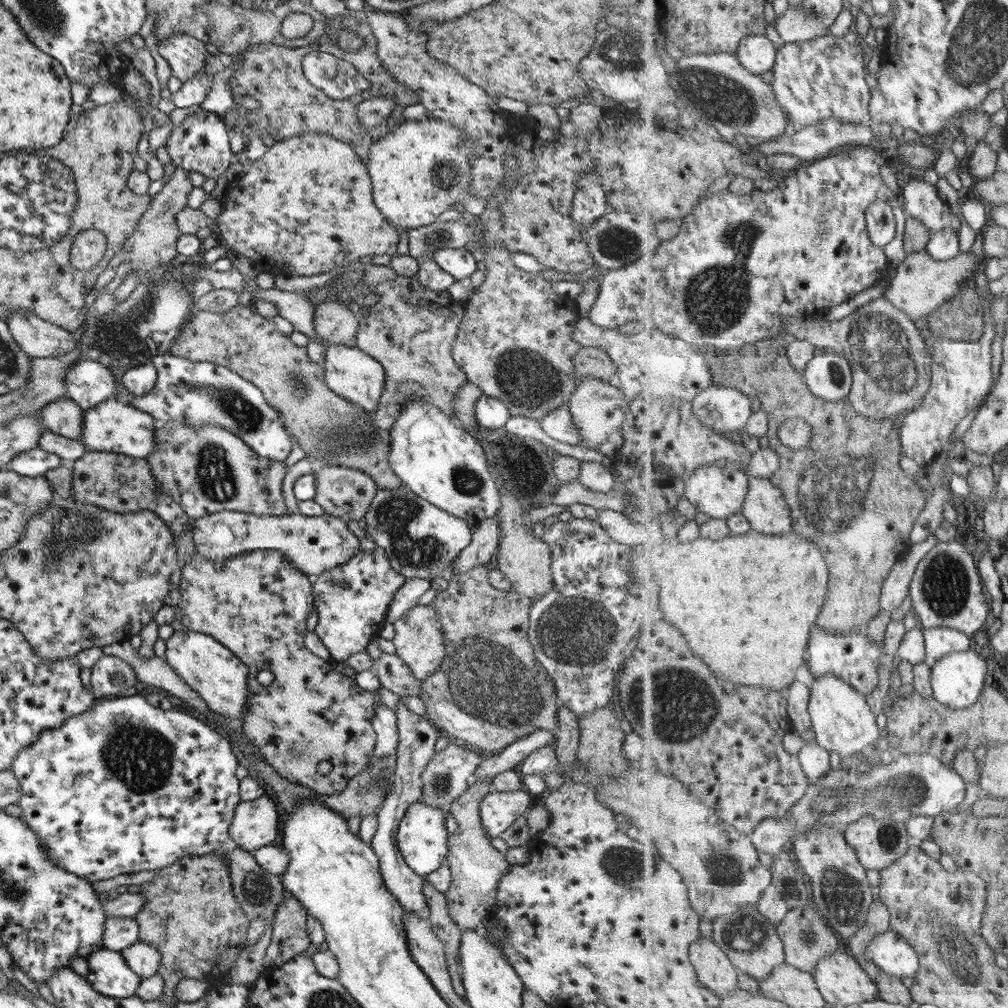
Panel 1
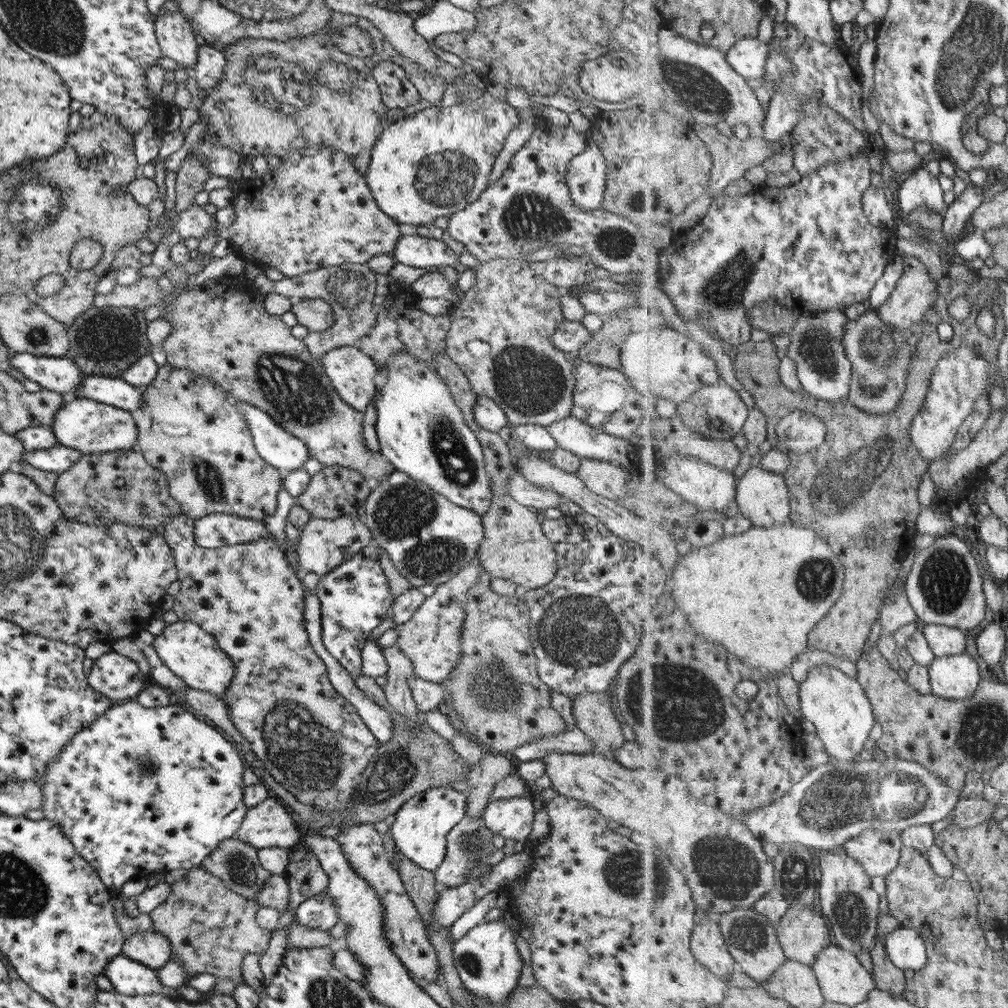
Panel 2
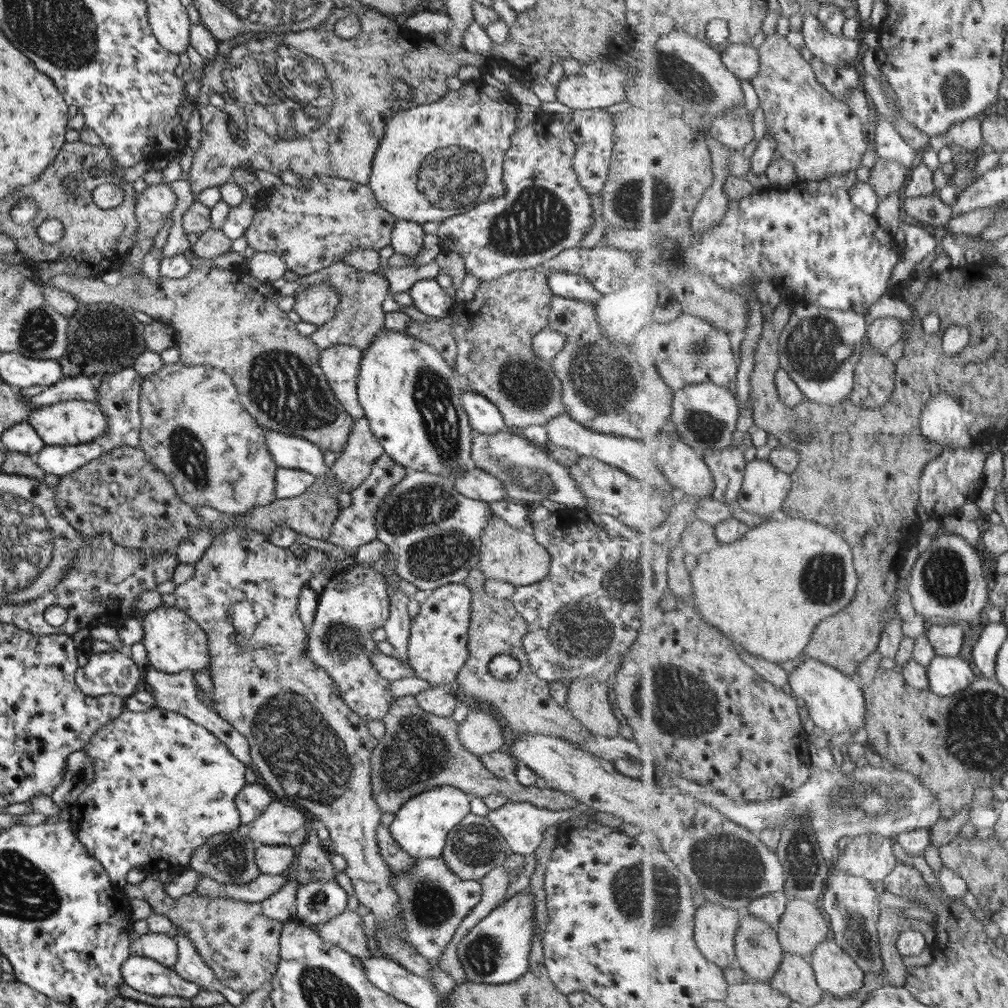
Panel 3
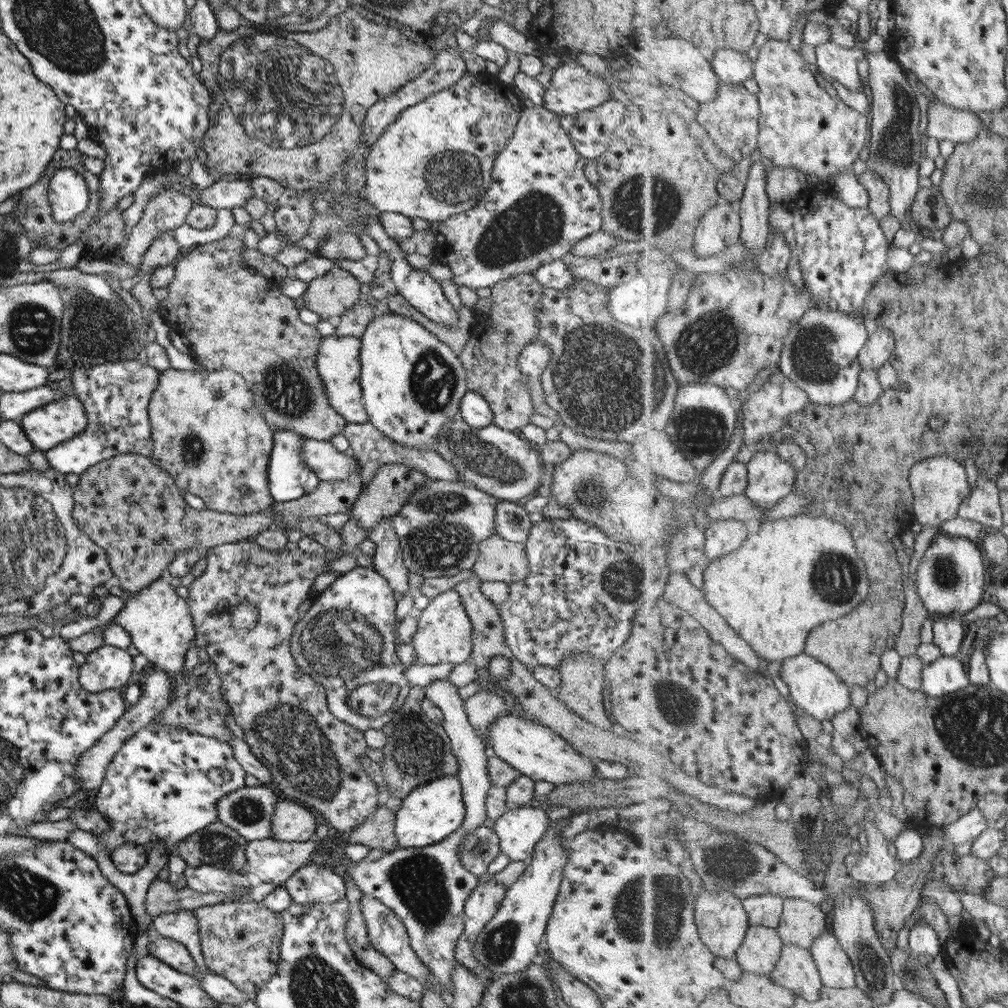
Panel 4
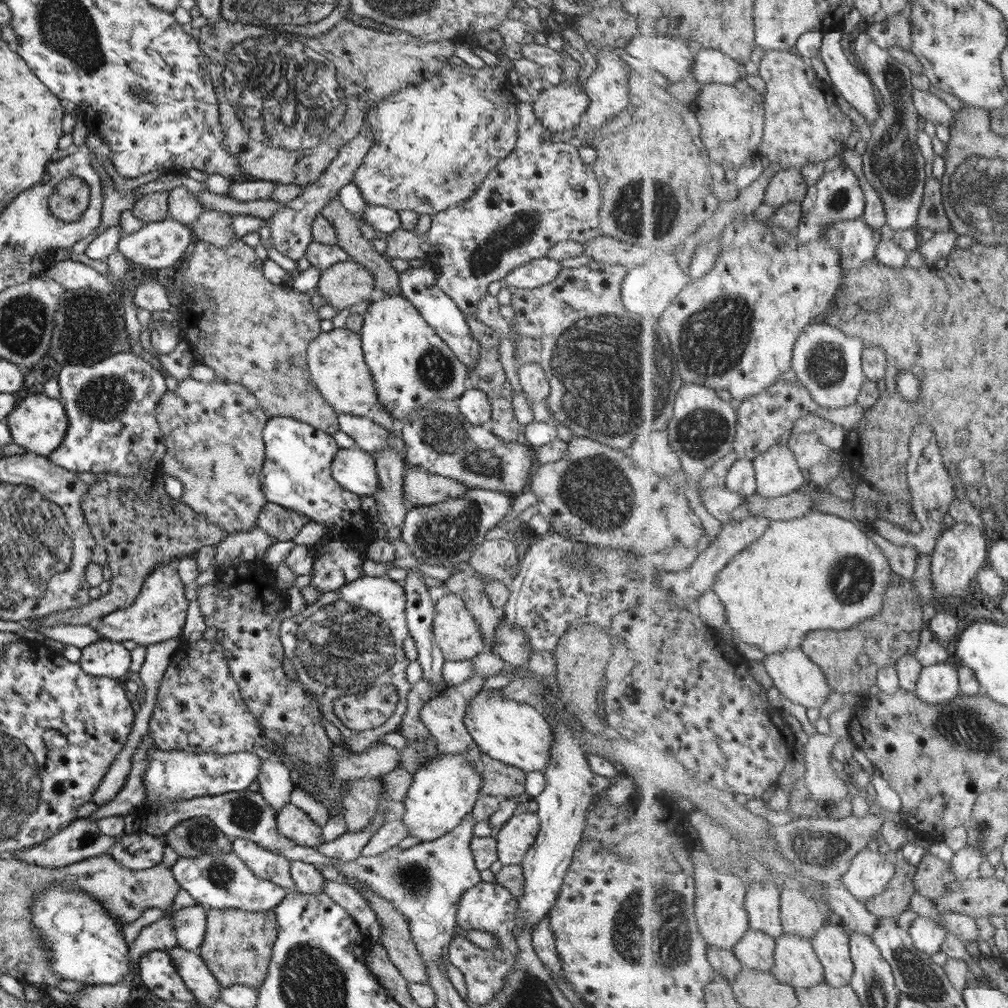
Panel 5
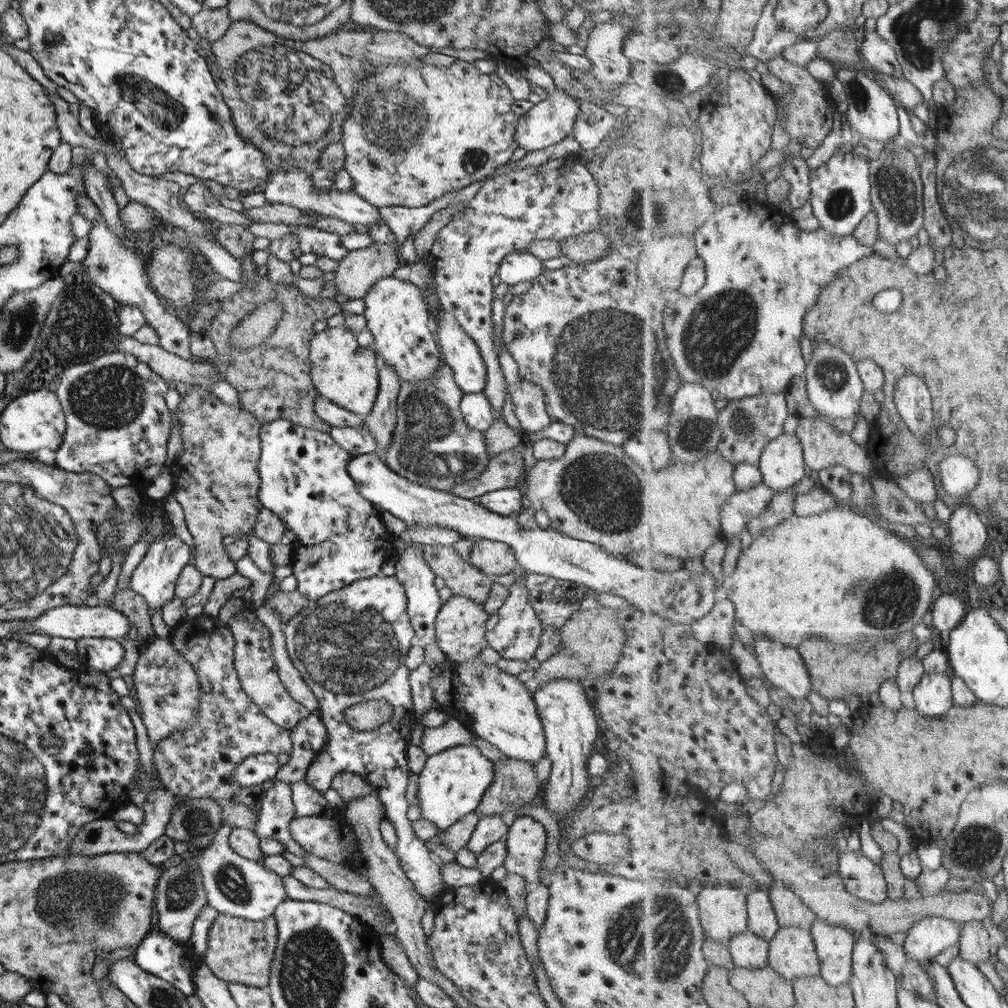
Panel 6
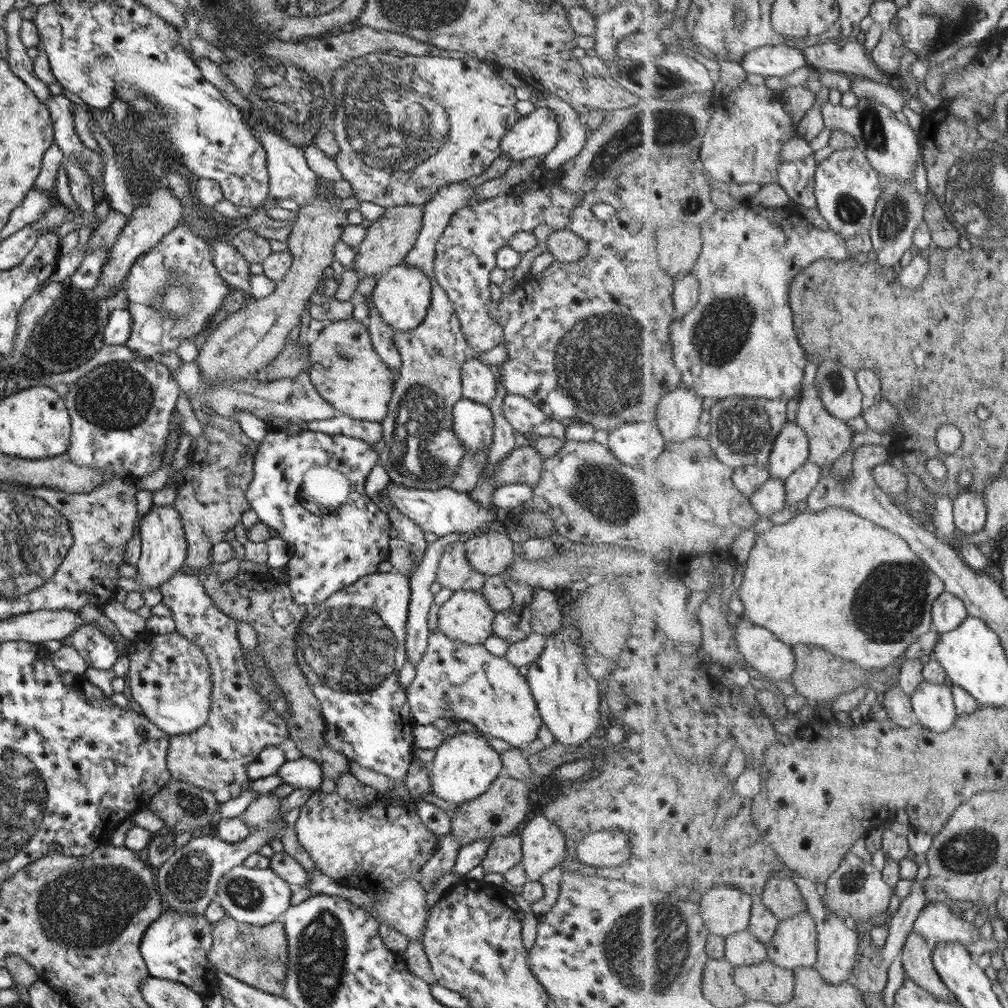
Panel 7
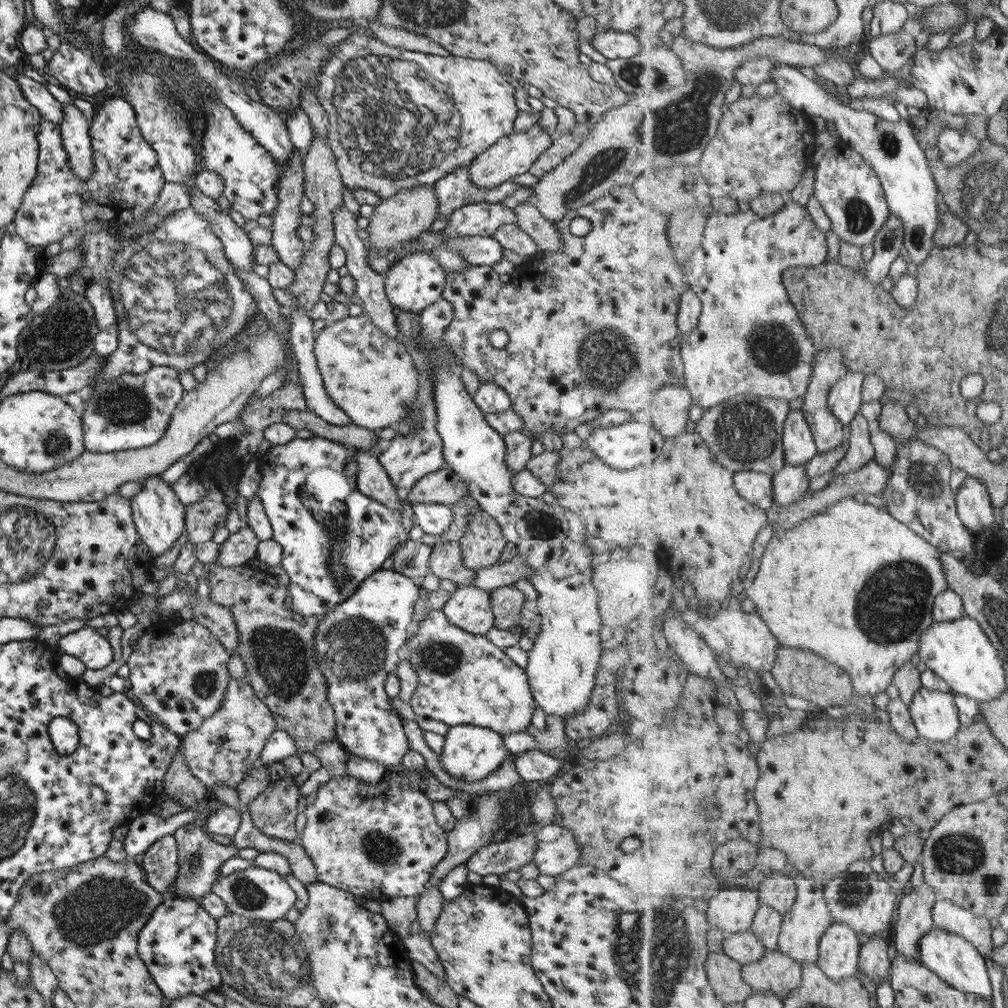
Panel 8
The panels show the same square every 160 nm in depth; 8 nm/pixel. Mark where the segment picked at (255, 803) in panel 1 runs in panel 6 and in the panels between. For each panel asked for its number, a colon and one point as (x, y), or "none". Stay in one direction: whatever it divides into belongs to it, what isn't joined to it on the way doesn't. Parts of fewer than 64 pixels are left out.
2: (267, 825)
3: (278, 824)
4: (291, 822)
5: (292, 823)
6: (328, 836)

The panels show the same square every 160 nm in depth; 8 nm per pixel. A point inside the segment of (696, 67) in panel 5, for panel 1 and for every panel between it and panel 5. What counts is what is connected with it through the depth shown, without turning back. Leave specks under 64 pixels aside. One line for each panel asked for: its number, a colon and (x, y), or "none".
1: (756, 52)
2: (748, 56)
3: (742, 59)
4: (732, 66)

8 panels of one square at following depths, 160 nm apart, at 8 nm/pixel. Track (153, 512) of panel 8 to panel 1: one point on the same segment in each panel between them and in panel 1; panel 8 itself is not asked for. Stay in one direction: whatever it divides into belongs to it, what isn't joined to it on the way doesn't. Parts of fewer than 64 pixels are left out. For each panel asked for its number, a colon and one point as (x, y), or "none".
1: (209, 669)
2: (190, 653)
3: (173, 642)
4: (158, 622)
5: (158, 614)
6: (154, 577)
7: (162, 543)

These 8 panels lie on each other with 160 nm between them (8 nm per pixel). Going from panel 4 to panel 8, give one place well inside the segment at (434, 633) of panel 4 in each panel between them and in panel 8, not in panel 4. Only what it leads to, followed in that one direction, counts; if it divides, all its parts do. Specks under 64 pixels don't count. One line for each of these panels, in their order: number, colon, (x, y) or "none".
5: (457, 636)
6: (460, 624)
7: (465, 616)
8: (468, 608)

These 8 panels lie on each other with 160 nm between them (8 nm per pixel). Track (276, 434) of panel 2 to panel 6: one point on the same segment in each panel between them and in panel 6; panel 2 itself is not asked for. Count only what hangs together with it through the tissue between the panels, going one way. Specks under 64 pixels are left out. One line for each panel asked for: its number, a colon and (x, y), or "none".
3: (292, 452)
4: (328, 463)
5: (354, 469)
6: (685, 598)

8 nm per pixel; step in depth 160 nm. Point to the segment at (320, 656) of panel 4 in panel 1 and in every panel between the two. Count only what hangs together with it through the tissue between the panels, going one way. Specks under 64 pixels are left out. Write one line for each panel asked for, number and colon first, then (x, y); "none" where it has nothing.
1: (351, 599)
2: (354, 598)
3: (354, 602)

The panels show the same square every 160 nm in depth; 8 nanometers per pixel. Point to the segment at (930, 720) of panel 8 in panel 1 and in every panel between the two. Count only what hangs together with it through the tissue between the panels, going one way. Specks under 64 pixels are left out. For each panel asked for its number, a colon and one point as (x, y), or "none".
1: (958, 680)
2: (957, 676)
3: (948, 676)
4: (947, 676)
5: (939, 683)
6: (933, 696)
7: (934, 706)

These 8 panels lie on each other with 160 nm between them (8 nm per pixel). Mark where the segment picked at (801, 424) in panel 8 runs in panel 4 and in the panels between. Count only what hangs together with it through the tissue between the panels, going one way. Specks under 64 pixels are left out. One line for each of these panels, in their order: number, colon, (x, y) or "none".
4: (771, 477)
5: (778, 471)
6: (782, 463)
7: (791, 451)

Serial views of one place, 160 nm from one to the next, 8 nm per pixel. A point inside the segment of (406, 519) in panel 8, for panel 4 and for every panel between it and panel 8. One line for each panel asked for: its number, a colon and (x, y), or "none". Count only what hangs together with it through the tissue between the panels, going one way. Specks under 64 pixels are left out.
4: (288, 477)
5: (295, 473)
6: (339, 537)
7: (307, 489)

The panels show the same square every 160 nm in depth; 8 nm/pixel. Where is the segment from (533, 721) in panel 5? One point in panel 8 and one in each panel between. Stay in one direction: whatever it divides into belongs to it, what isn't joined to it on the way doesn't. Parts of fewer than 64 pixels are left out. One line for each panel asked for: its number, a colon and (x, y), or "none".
6: (502, 712)
7: (452, 680)
8: (462, 678)

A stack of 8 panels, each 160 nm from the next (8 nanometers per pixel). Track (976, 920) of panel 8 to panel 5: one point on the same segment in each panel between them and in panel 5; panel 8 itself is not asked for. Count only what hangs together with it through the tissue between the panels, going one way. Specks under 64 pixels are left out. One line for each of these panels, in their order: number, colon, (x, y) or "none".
5: (928, 935)
6: (929, 936)
7: (938, 923)

